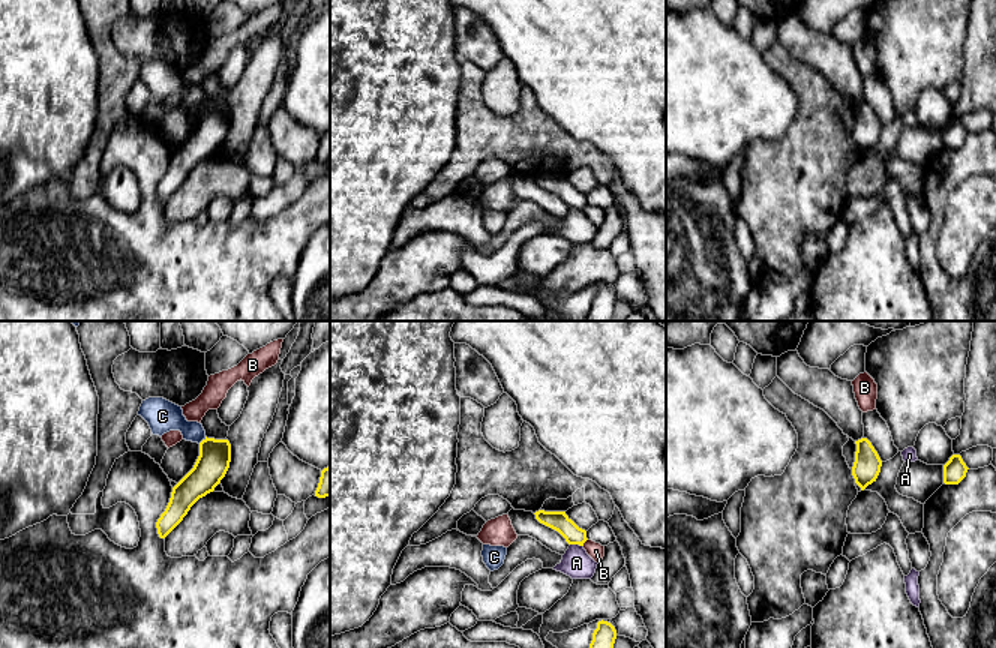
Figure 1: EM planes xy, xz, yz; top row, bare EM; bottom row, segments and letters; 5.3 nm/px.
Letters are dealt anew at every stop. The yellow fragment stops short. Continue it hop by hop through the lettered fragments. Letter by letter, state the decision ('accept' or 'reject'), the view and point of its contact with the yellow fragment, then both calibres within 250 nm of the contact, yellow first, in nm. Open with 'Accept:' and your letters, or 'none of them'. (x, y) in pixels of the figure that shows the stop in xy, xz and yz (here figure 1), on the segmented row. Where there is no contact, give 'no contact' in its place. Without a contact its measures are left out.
Accept: none of them
A: reject; meets yellow in xz at (576, 543); 110 nm thick on the yellow side, 160 nm on the other
B: reject; meets yellow in xz at (585, 540); 110 nm thick on the yellow side, 90 nm on the other
C: reject; meets yellow in xy at (203, 440); 180 nm thick on the yellow side, 170 nm on the other

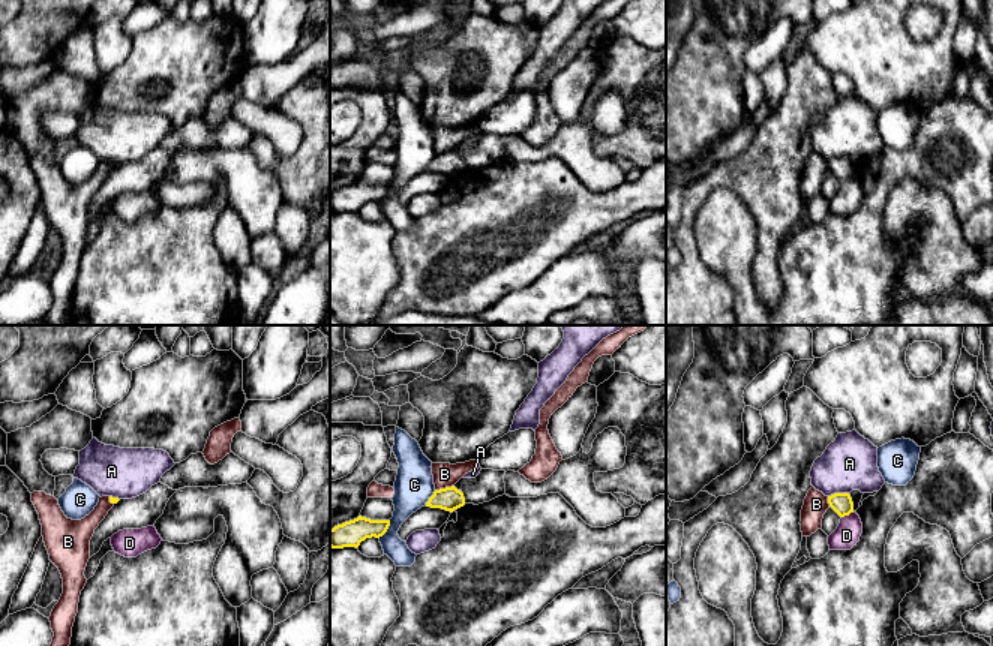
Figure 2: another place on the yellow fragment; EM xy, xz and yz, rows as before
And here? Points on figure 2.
Accept: none of them
A: reject; meets yellow in yz at (837, 493); 110 nm thick on the yellow side, 280 nm on the other
B: reject; meets yellow in xz at (444, 489); 120 nm thick on the yellow side, 130 nm on the other
C: reject; meets yellow in xz at (386, 529); 140 nm thick on the yellow side, 190 nm on the other
D: reject; meets yellow in yz at (848, 514); 110 nm thick on the yellow side, 140 nm on the other

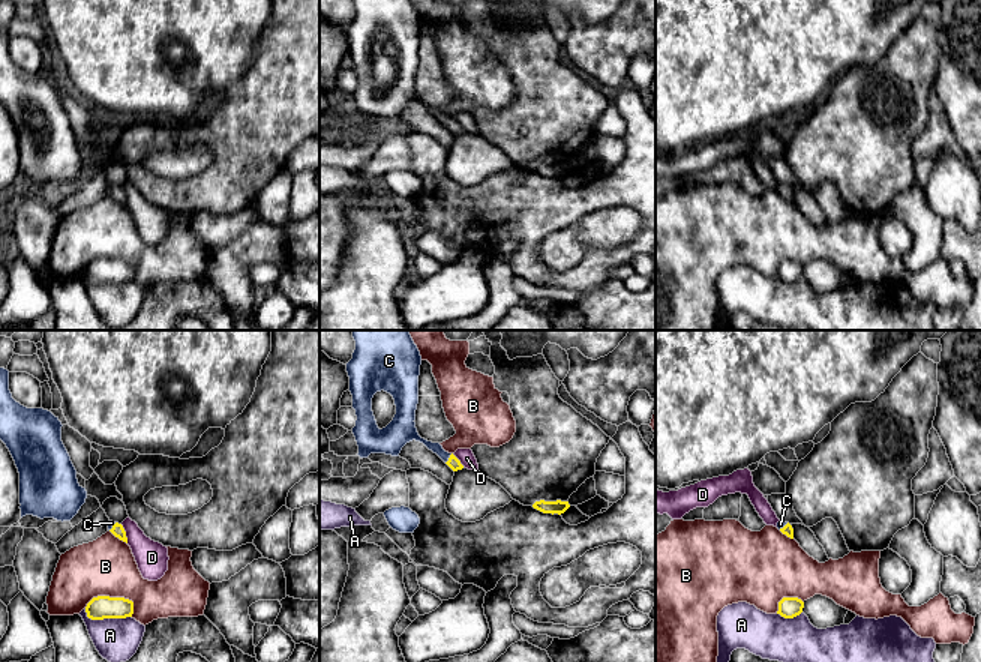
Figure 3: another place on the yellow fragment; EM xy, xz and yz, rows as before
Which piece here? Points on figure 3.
Accept: C
A: reject; meets yellow in xy at (105, 617); 130 nm thick on the yellow side, 240 nm on the other
B: reject; meets yellow in xy at (114, 598); 130 nm thick on the yellow side, 300 nm on the other
C: accept; meets yellow in xz at (449, 458); 70 nm thick on the yellow side, 80 nm on the other
D: reject; meets yellow in xy at (125, 533); 70 nm thick on the yellow side, 180 nm on the other

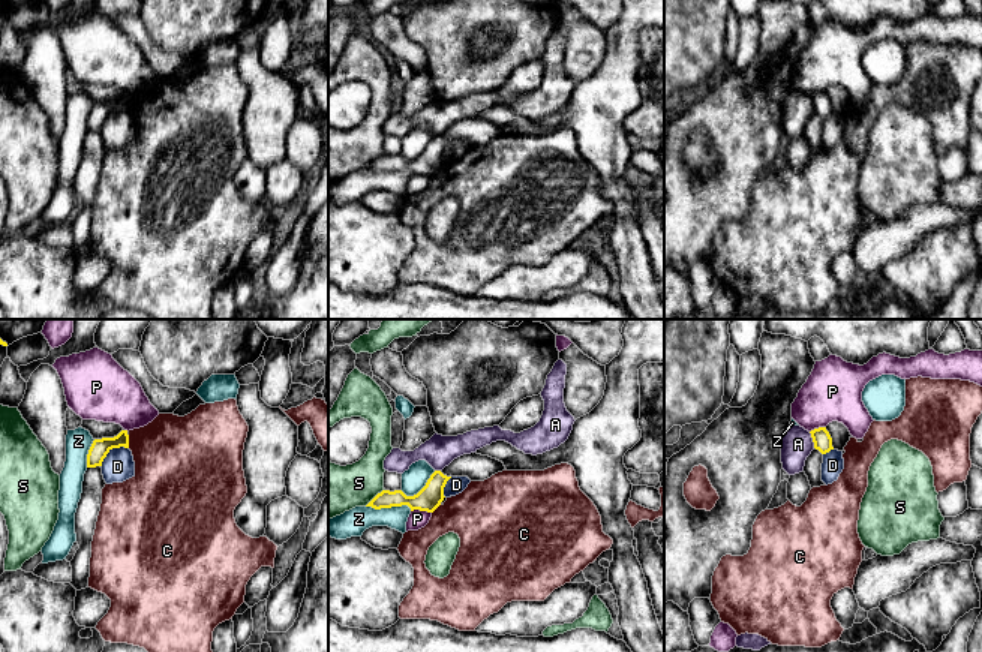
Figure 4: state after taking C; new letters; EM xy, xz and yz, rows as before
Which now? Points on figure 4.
Accept: none of them
A: reject; meets yellow in yz at (813, 439); 100 nm thick on the yellow side, 160 nm on the other
C: reject; meets yellow in xy at (128, 441); 100 nm thick on the yellow side, 400 nm on the other
D: reject; meets yellow in xy at (111, 448); 100 nm thick on the yellow side, 170 nm on the other
P: reject; meets yellow in xz at (422, 510); 140 nm thick on the yellow side, 100 nm on the other
S: reject; meets yellow in xz at (375, 496); 100 nm thick on the yellow side, 280 nm on the other
Z: reject; meets yellow in xz at (389, 507); 140 nm thick on the yellow side, 140 nm on the other

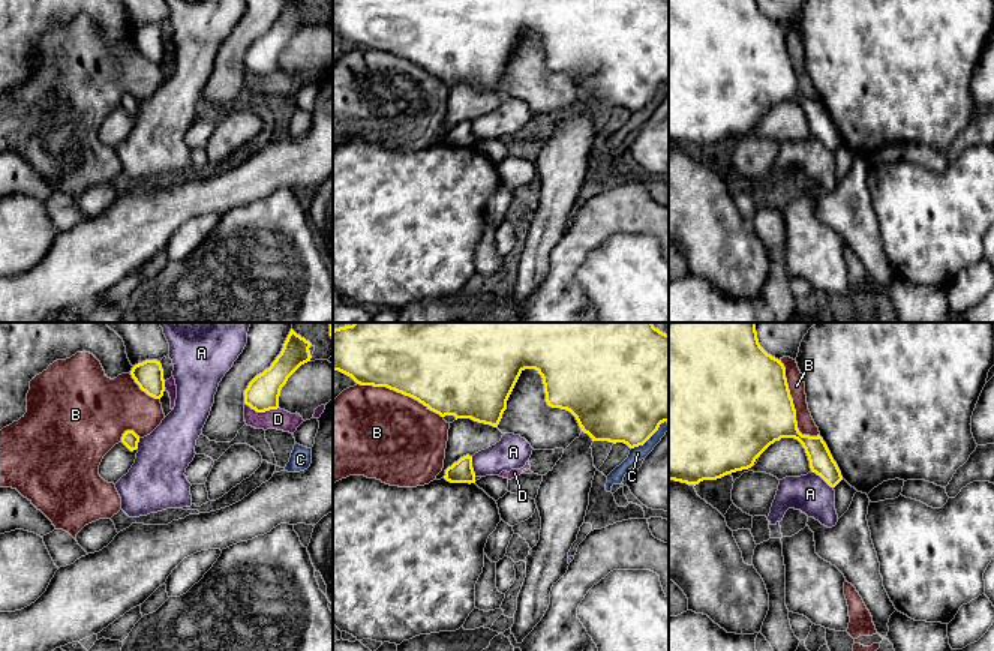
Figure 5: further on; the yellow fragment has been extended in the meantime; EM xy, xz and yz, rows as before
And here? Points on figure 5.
Accept: none of them
A: reject; meets yellow in yz at (822, 477); 130 nm thick on the yellow side, 200 nm on the other
B: reject; meets yellow in yz at (792, 404); 500 nm thick on the yellow side, 90 nm on the other
C: reject; meets yellow in xz at (649, 437); 480 nm thick on the yellow side, 80 nm on the other
D: reject; meets yellow in xy at (261, 411); 180 nm thick on the yellow side, 110 nm on the other

